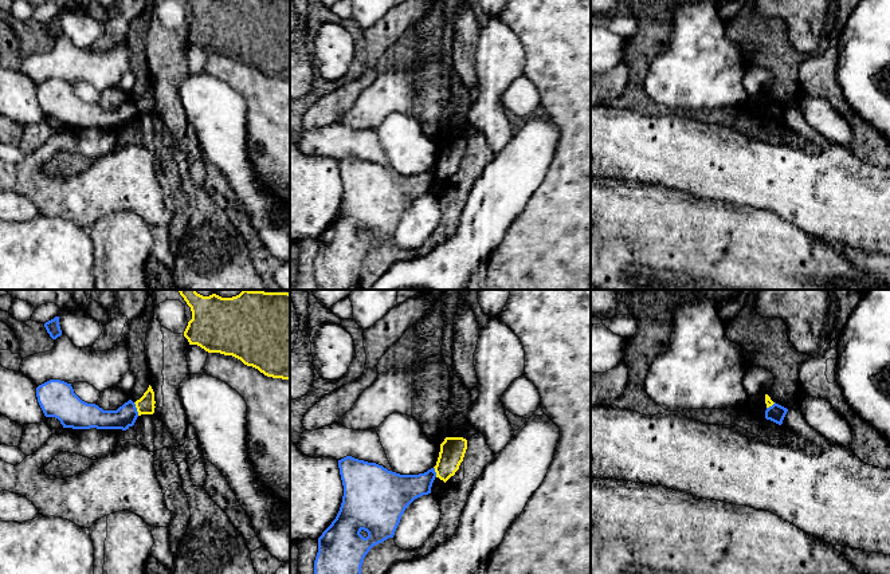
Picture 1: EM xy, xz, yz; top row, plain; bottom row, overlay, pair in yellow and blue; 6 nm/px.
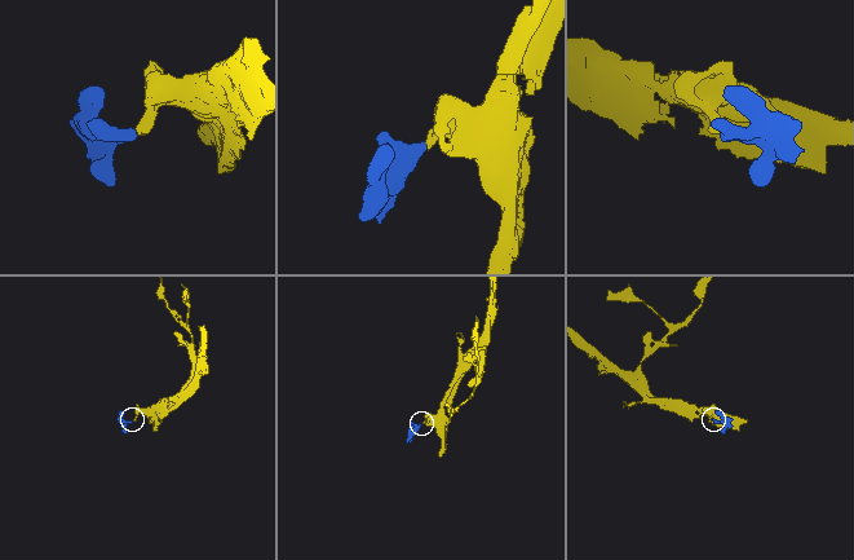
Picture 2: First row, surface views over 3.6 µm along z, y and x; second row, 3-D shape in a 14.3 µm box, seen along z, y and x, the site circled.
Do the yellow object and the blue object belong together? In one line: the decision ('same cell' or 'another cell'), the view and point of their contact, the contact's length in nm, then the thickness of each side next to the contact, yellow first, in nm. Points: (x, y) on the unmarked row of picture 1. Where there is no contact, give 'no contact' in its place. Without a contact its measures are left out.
another cell | xy (137, 109) | 90 nm | 110/140 nm

